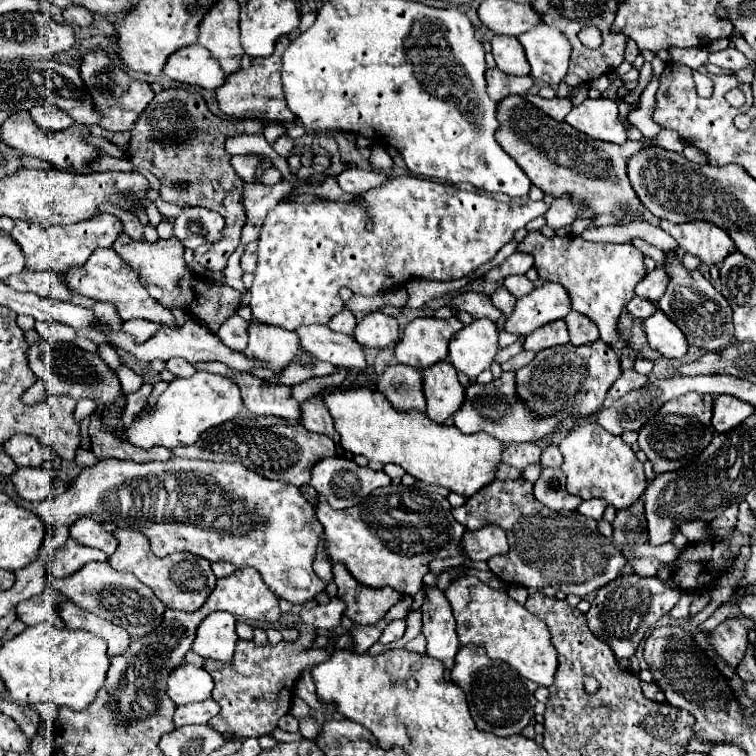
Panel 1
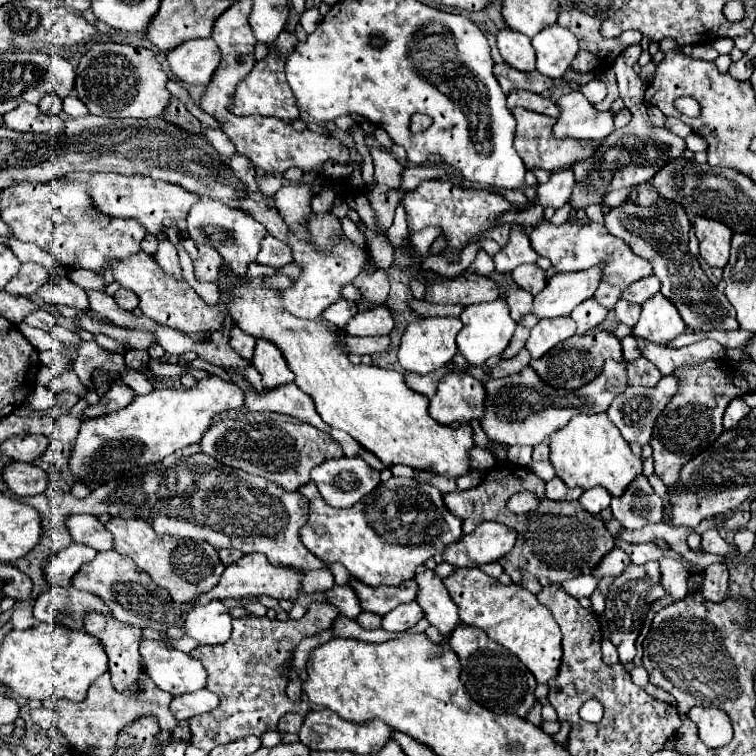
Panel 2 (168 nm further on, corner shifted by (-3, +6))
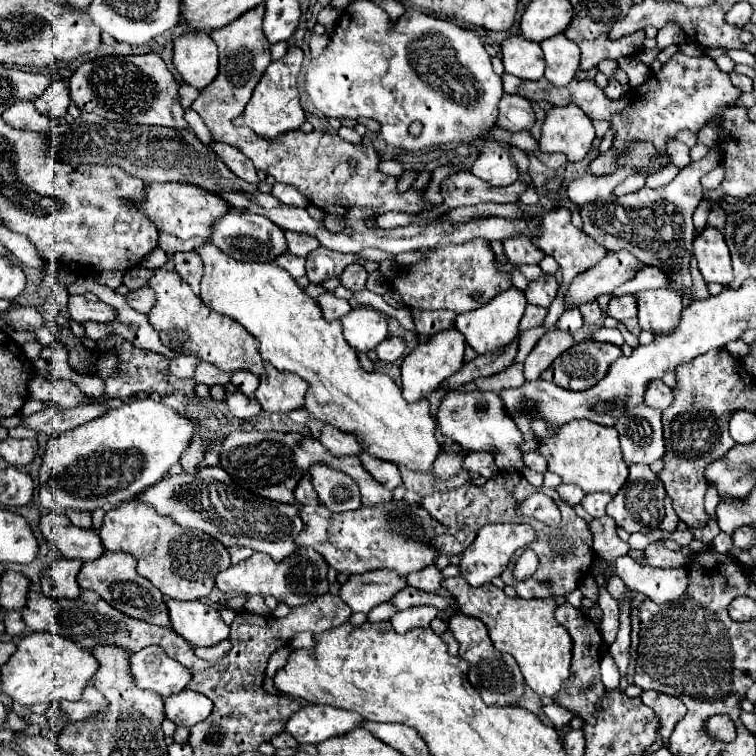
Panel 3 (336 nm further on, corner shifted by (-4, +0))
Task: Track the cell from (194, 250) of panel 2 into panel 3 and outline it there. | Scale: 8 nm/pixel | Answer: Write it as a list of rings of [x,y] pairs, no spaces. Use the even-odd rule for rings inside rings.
[[[186,251],[186,253],[174,253],[174,269],[180,273],[180,277],[190,285],[190,289],[200,295],[200,281],[204,275],[204,263],[200,261],[200,255],[196,255],[194,251]]]

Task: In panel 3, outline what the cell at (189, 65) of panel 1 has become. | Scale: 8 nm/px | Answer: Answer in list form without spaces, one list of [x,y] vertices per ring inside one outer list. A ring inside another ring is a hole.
[[[186,33],[174,41],[174,67],[184,83],[204,89],[218,75],[218,49],[206,33]]]

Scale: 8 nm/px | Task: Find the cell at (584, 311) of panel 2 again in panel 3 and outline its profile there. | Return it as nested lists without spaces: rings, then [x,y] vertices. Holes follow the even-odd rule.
[[[596,301],[588,305],[580,305],[580,313],[584,317],[584,325],[596,325],[598,321],[602,321],[602,309]]]

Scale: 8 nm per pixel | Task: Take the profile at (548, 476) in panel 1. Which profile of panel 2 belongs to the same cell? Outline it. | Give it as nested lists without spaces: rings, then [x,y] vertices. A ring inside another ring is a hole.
[[[559,477],[551,479],[551,481],[547,483],[547,489],[545,489],[547,499],[551,499],[551,501],[565,501],[565,499],[569,497],[569,491],[571,491],[571,489],[569,489]]]

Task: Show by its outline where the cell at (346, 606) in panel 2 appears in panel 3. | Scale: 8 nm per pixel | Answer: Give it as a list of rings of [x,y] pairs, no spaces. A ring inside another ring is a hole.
[[[376,571],[376,573],[364,573],[360,577],[350,577],[338,591],[338,597],[352,609],[360,613],[372,611],[376,605],[388,601],[392,593],[406,587],[400,577],[392,577],[392,573]]]

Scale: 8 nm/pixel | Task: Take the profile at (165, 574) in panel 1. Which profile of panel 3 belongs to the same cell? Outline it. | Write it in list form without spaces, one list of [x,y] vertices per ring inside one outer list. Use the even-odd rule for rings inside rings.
[[[126,501],[108,511],[100,537],[106,551],[122,551],[136,557],[138,573],[152,581],[166,597],[178,601],[208,597],[214,589],[216,575],[230,567],[230,557],[224,545],[204,533],[196,533],[196,529],[178,529],[172,519],[160,517],[152,505],[142,501]]]

